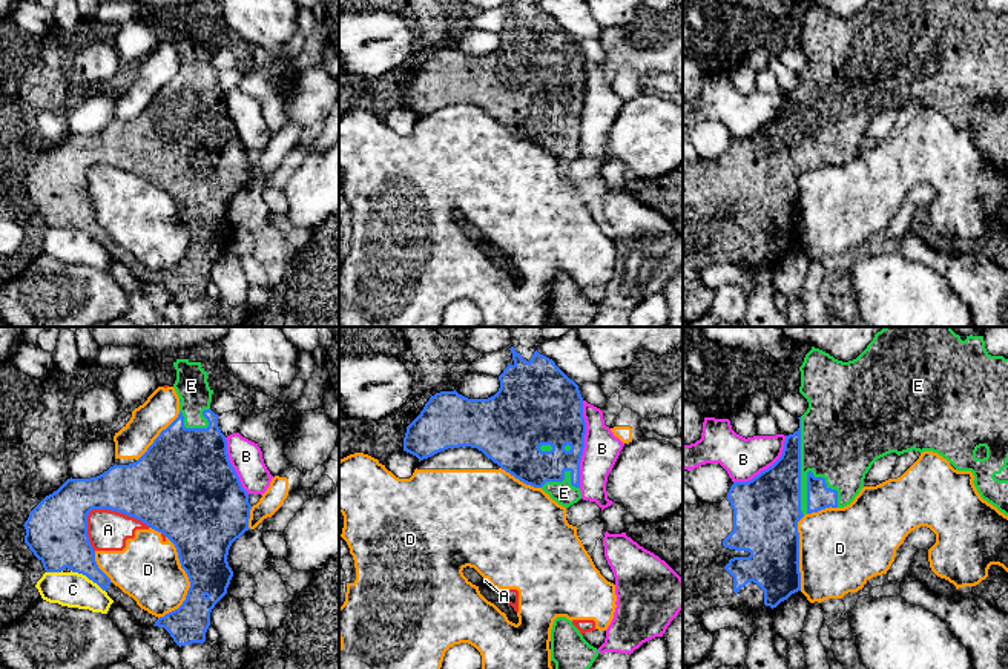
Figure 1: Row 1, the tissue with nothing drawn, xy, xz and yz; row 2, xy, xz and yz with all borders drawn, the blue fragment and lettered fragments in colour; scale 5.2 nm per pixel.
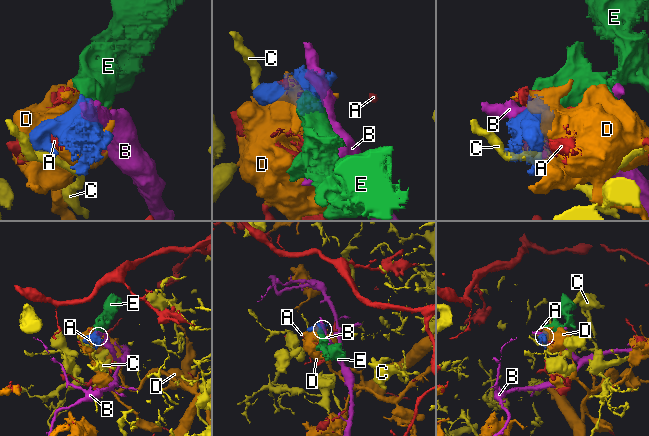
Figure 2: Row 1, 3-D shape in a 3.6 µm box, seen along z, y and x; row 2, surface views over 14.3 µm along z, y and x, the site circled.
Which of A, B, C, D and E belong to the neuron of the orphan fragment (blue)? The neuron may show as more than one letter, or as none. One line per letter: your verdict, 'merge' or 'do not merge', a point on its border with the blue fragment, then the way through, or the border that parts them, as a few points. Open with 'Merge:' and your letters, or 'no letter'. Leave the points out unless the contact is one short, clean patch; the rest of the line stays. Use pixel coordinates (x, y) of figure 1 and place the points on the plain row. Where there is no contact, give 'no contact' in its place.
Merge: E
A: do not merge; meets blue in xy at (118, 168)
B: do not merge; meets blue in xz at (583, 100)
C: do not merge; meets blue in xy at (88, 233); border along xy (71, 226), (85, 230), (105, 247)
D: do not merge; meets blue in xy at (189, 237)
E: merge; meets blue in yz at (801, 168)

